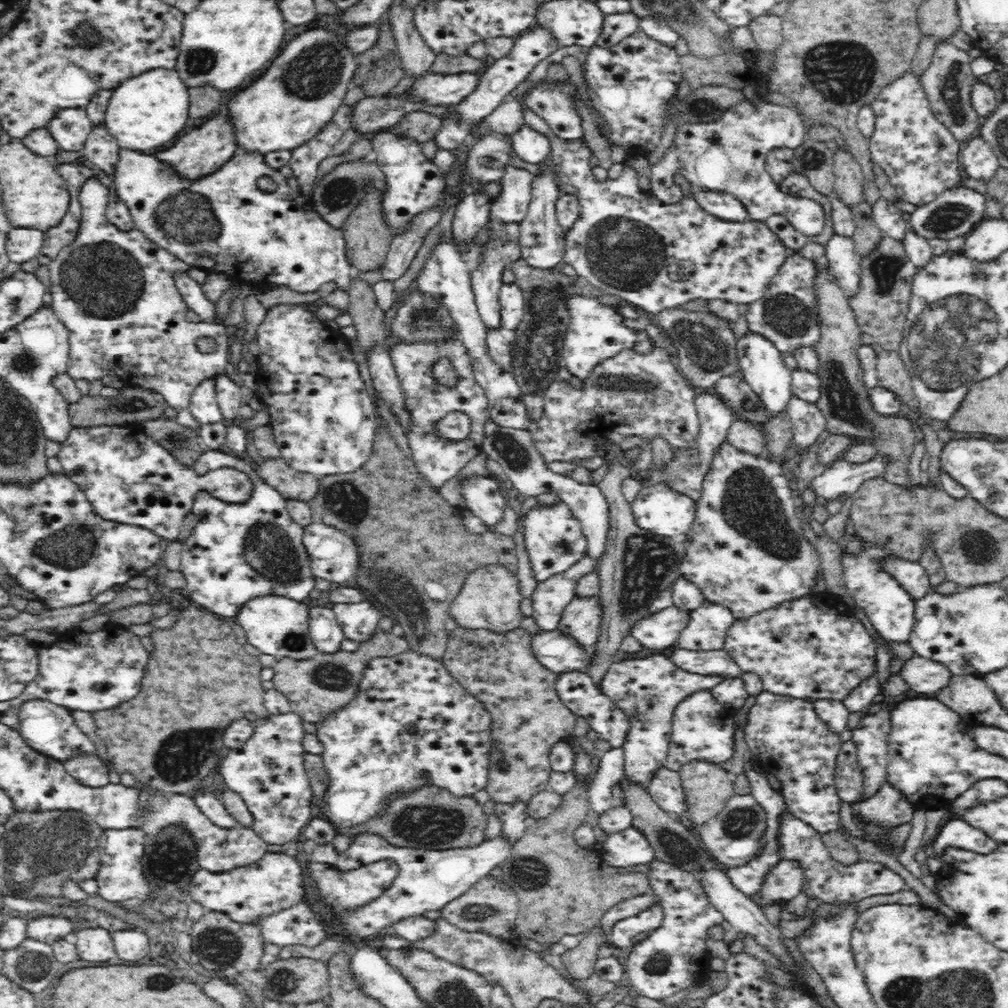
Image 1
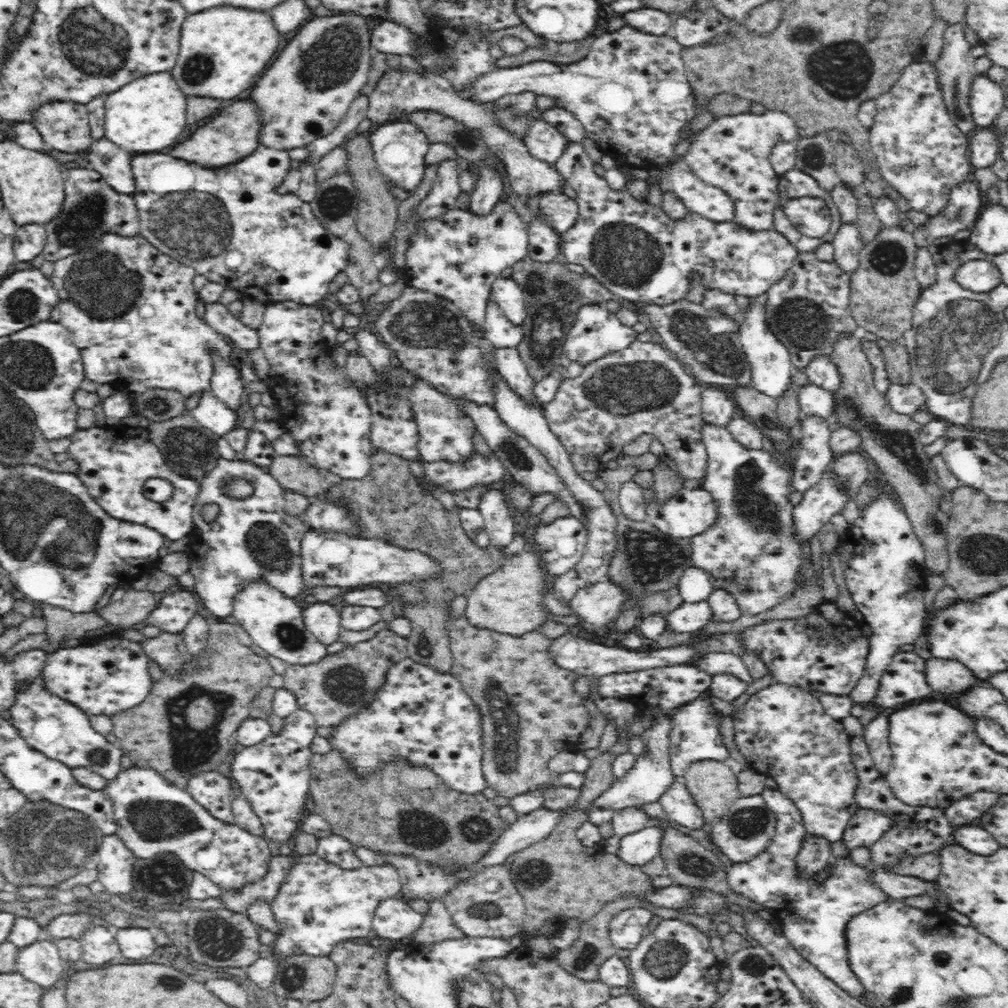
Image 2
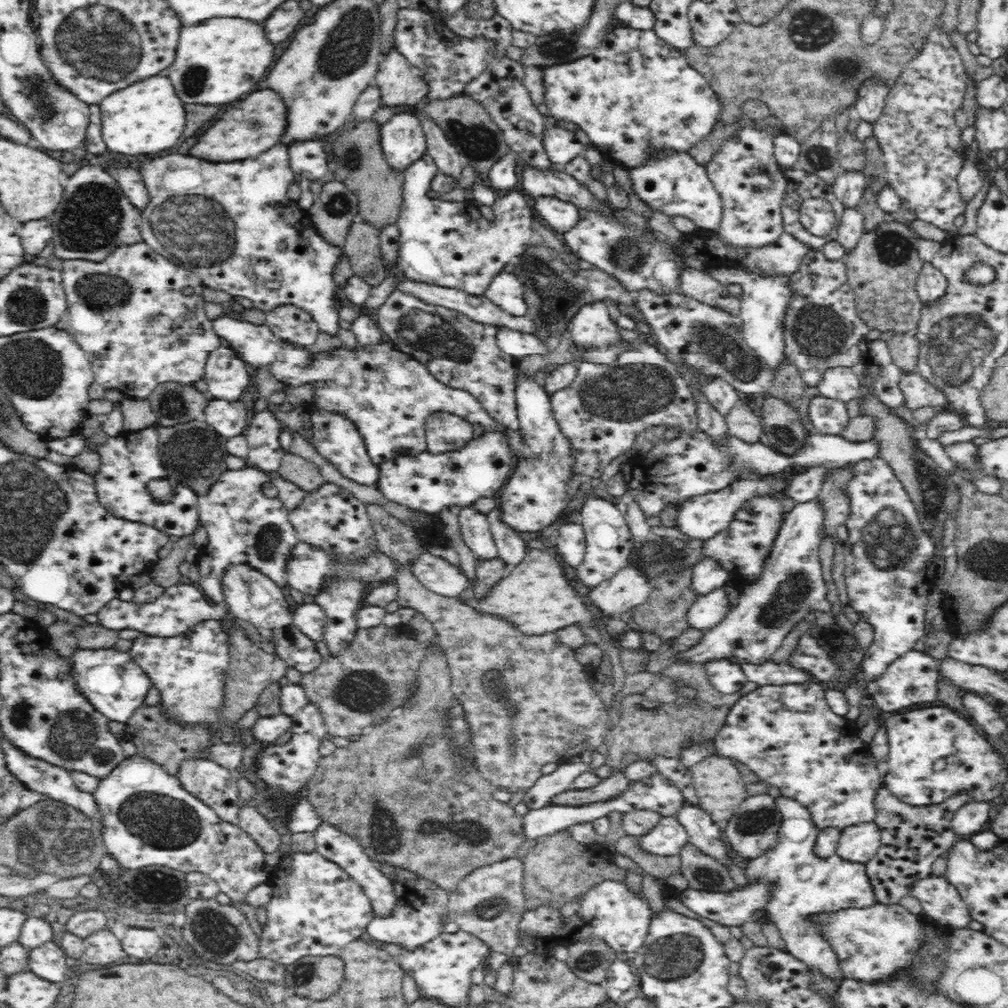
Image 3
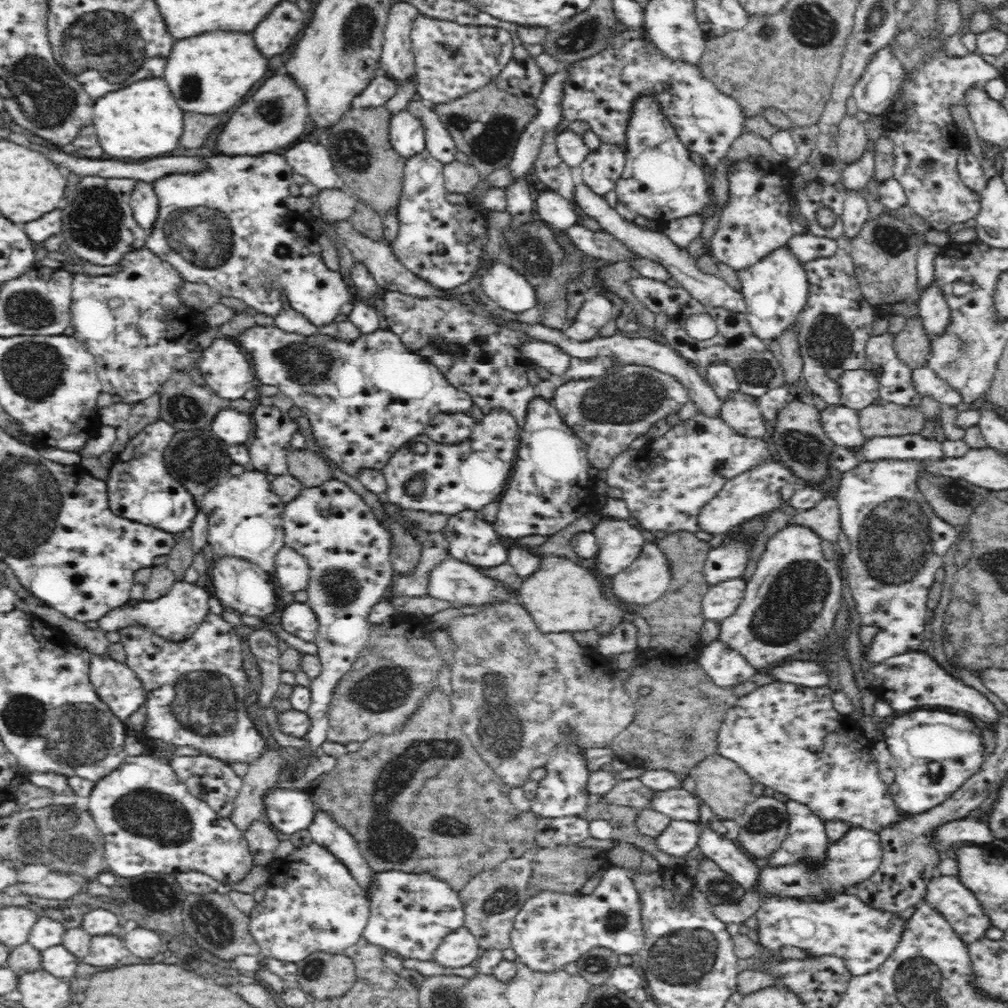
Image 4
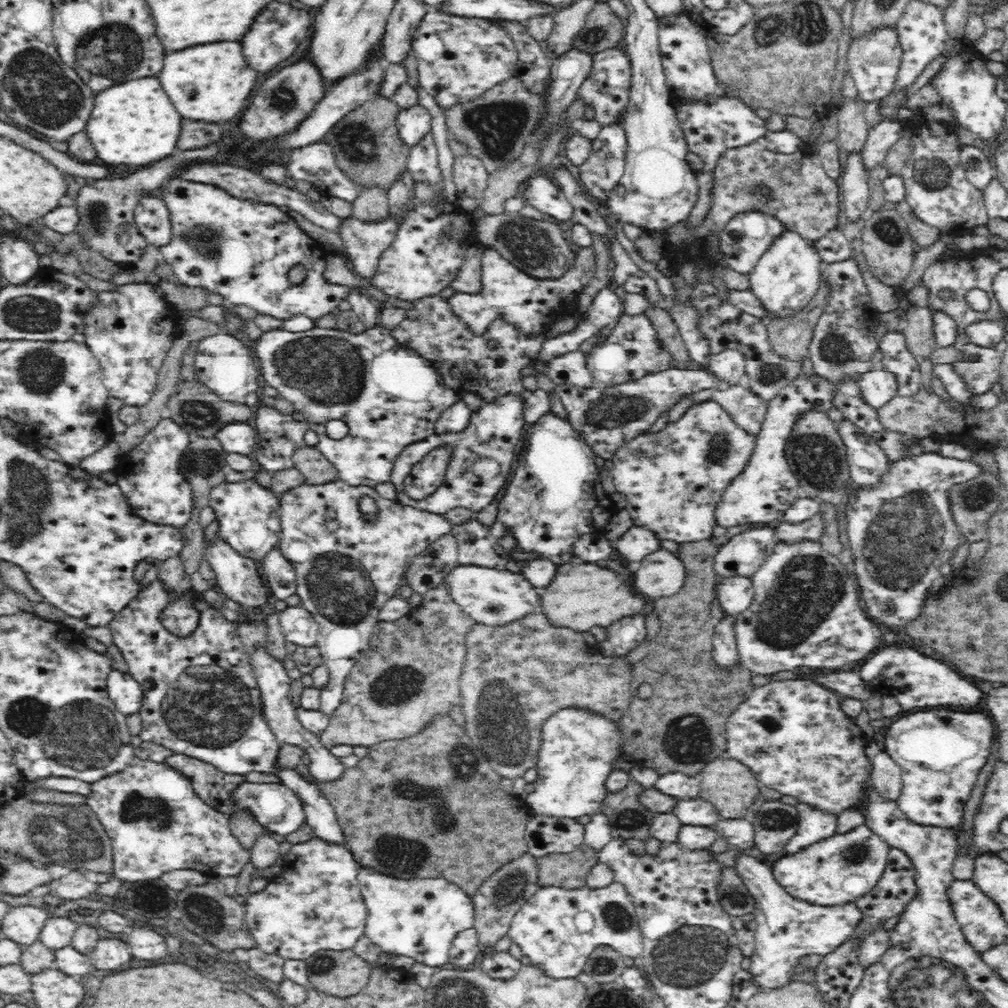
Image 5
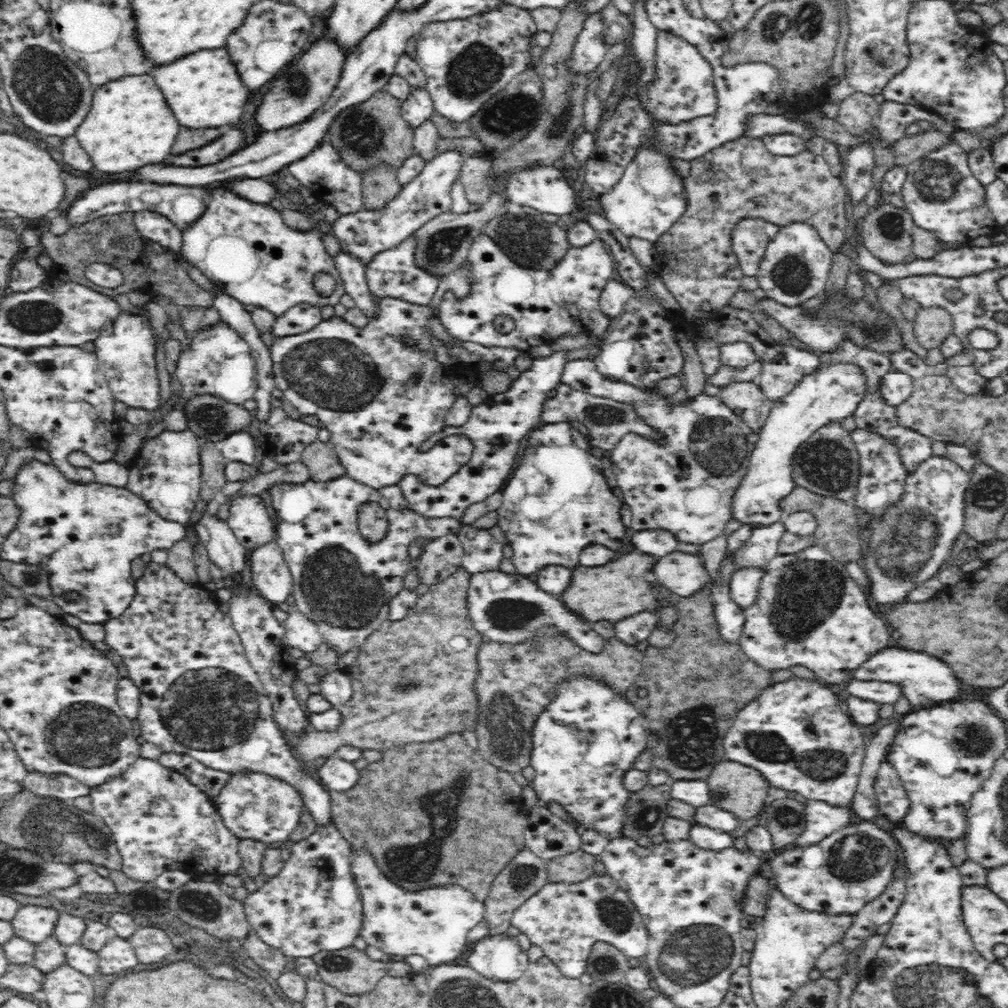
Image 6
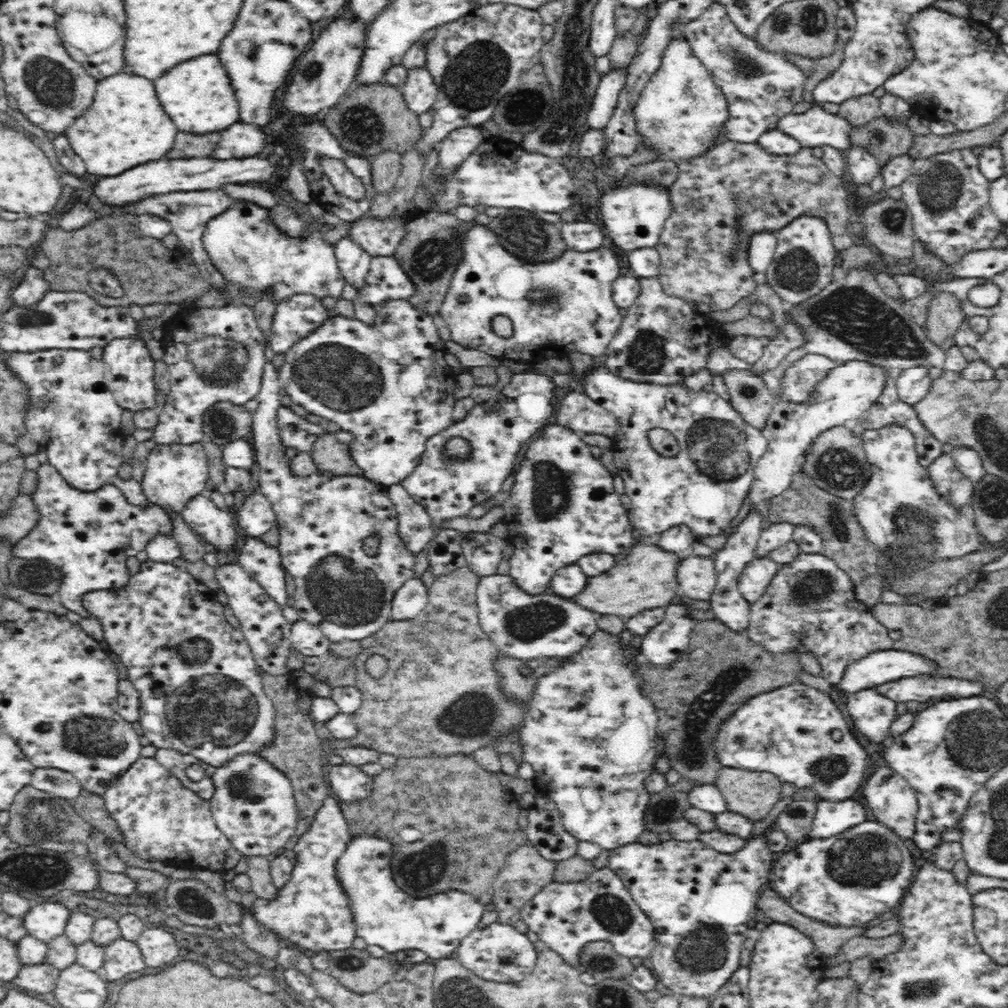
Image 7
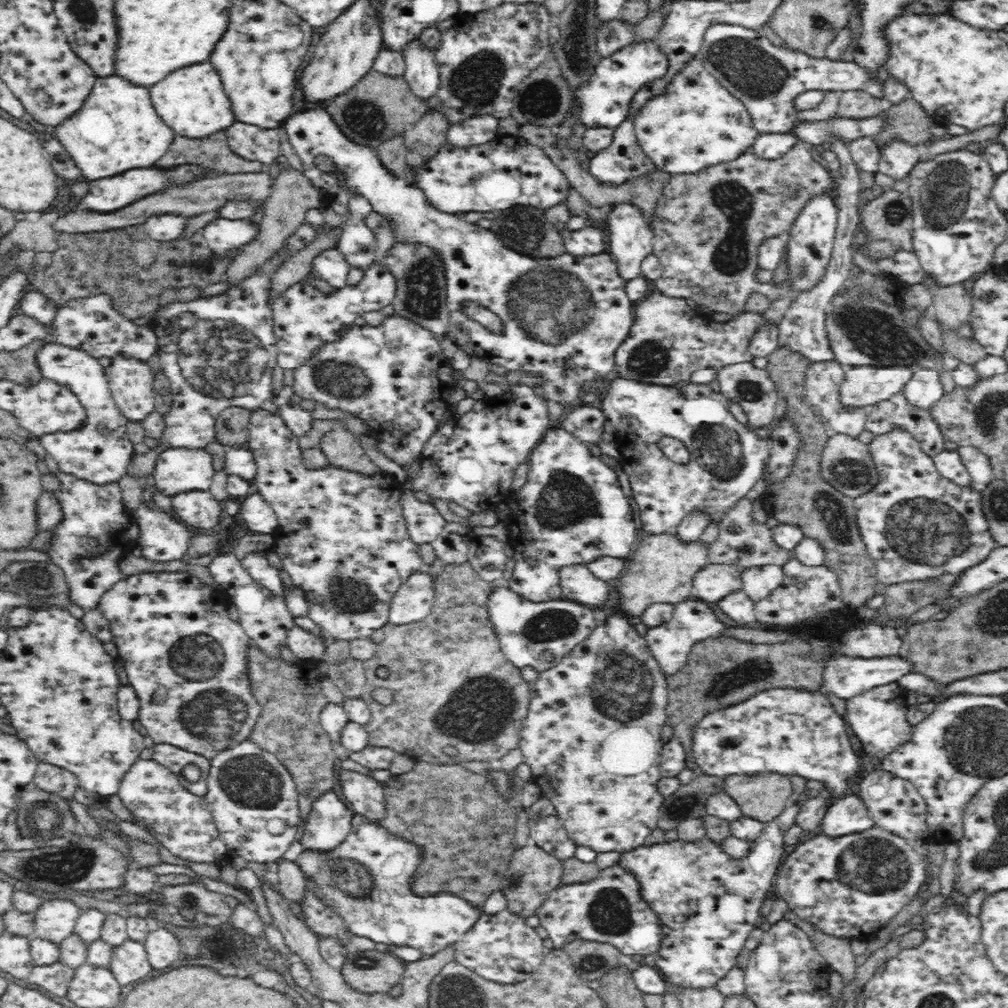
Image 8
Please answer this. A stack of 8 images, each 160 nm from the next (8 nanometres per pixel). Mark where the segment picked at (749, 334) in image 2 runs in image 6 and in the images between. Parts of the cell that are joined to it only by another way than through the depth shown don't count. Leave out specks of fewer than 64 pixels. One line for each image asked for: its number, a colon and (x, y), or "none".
3: (765, 299)
4: (776, 289)
5: (787, 276)
6: (796, 266)

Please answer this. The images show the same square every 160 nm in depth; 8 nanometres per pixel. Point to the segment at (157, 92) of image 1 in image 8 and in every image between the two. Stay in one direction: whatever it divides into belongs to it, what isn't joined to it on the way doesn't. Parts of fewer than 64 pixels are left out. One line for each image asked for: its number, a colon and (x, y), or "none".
2: (150, 113)
3: (145, 118)
4: (142, 121)
5: (133, 123)
6: (132, 106)
7: (124, 126)
8: (116, 129)

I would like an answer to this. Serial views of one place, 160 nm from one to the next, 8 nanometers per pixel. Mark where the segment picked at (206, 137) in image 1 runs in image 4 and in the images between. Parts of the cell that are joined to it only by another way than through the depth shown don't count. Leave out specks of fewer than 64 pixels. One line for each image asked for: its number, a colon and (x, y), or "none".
2: (235, 134)
3: (258, 122)
4: (276, 115)

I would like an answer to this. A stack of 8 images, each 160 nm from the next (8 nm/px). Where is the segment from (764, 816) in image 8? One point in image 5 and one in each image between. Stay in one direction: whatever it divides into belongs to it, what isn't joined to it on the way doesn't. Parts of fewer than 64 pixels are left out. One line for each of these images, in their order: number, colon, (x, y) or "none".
5: (730, 786)
6: (738, 789)
7: (753, 794)

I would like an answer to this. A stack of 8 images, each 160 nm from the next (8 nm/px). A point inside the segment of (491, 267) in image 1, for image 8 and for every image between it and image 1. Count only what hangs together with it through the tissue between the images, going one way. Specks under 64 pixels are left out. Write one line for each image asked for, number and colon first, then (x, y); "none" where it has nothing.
2: (502, 333)
3: (516, 344)
4: (555, 360)
5: (571, 369)
6: (687, 485)
7: (703, 487)
8: (727, 458)

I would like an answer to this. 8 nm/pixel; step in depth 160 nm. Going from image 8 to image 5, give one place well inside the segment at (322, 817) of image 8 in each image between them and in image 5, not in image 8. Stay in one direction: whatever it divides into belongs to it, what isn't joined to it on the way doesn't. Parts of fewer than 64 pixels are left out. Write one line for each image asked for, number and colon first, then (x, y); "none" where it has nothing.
5: (314, 904)
6: (313, 905)
7: (311, 912)

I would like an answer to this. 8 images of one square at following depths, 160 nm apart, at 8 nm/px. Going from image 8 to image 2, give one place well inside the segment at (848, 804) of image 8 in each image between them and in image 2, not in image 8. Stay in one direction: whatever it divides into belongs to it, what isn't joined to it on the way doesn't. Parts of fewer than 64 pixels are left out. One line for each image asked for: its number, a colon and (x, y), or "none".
2: (813, 913)
3: (806, 884)
4: (807, 839)
5: (814, 824)
6: (822, 820)
7: (832, 818)

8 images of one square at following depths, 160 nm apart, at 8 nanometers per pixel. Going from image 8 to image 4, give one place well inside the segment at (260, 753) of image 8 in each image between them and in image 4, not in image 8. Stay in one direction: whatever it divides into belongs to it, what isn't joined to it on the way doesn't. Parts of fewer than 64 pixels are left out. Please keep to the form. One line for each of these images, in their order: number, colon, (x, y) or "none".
4: (302, 809)
5: (278, 809)
6: (255, 806)
7: (253, 803)

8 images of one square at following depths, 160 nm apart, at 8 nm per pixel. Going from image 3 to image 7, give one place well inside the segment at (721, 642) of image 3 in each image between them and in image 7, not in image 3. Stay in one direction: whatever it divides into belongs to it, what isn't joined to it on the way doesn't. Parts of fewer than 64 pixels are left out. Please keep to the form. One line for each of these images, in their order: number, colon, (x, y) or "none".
4: (793, 597)
5: (806, 605)
6: (809, 612)
7: (810, 605)

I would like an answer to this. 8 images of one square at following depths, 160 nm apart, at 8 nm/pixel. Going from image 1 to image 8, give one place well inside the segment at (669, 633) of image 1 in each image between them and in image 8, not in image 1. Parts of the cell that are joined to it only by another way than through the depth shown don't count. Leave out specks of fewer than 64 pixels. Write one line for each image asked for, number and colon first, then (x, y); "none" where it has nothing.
2: (690, 617)
3: (708, 610)
4: (720, 602)
5: (735, 594)
6: (745, 584)
7: (755, 579)
8: (759, 582)

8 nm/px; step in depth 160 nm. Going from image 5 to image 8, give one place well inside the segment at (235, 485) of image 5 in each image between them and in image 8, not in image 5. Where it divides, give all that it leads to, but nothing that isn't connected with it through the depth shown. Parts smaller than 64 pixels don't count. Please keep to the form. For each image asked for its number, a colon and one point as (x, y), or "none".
6: (249, 518)
7: (256, 517)
8: (260, 517)

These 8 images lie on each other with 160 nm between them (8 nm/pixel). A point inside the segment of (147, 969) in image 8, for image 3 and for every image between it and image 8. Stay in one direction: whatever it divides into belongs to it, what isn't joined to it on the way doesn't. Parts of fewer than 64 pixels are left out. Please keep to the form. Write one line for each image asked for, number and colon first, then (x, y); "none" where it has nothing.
3: (102, 947)
4: (106, 950)
5: (110, 954)
6: (117, 955)
7: (123, 957)

